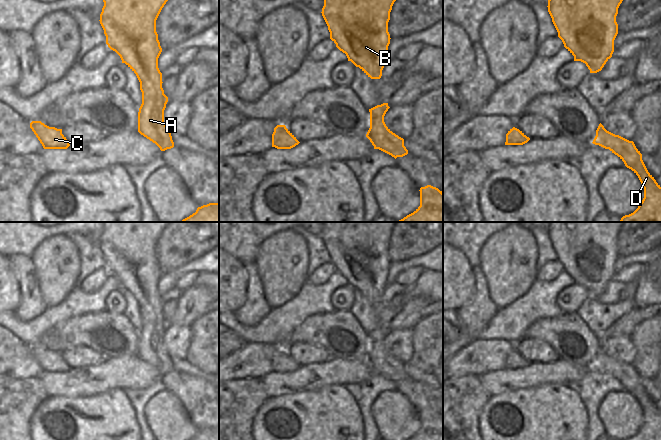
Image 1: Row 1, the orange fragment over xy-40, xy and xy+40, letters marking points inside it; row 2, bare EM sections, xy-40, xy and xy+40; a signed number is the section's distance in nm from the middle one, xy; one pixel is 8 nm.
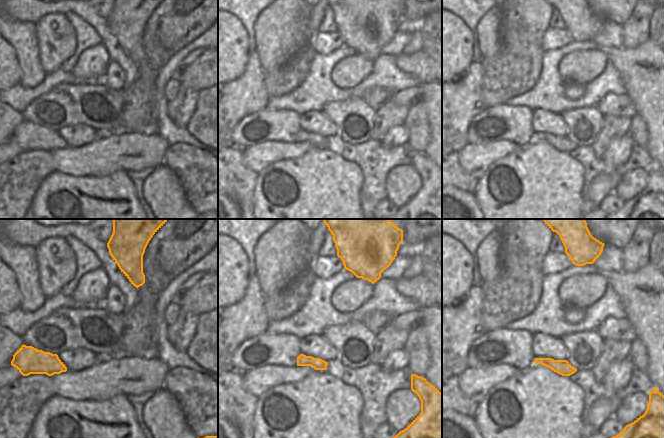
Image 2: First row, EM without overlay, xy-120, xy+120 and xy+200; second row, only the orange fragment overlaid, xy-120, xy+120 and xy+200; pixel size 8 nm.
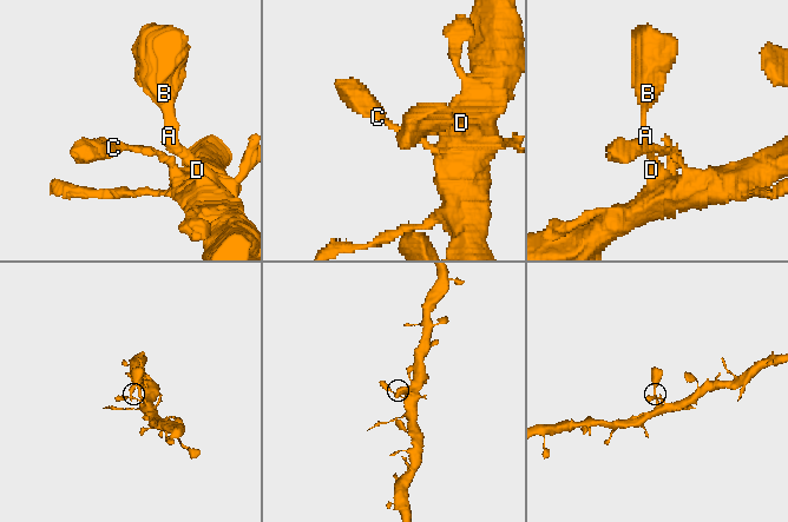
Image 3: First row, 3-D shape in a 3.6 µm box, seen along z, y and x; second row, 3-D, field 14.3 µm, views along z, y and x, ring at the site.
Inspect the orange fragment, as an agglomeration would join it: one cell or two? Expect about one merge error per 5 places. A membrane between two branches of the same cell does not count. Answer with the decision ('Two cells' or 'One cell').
One cell

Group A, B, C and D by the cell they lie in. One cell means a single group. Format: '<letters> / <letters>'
A B C D

